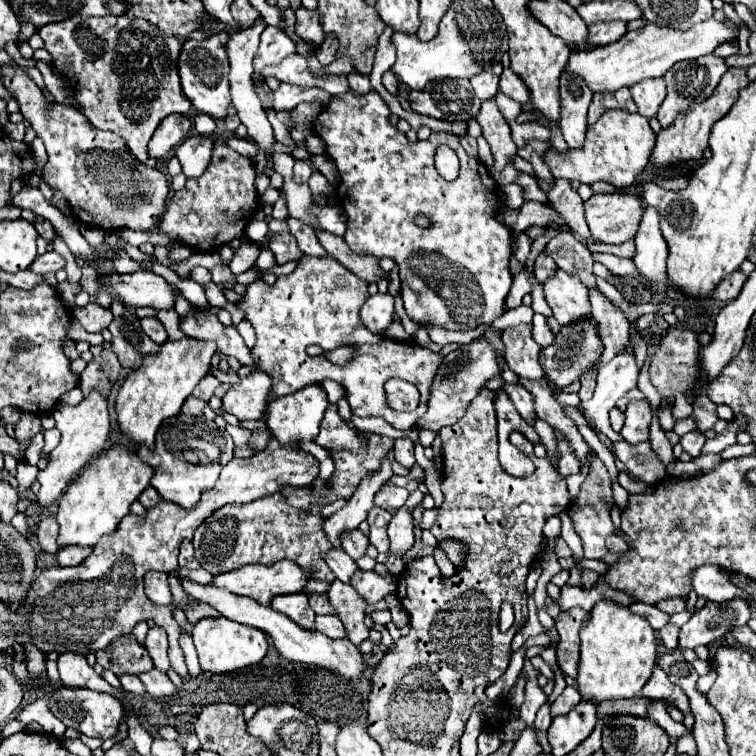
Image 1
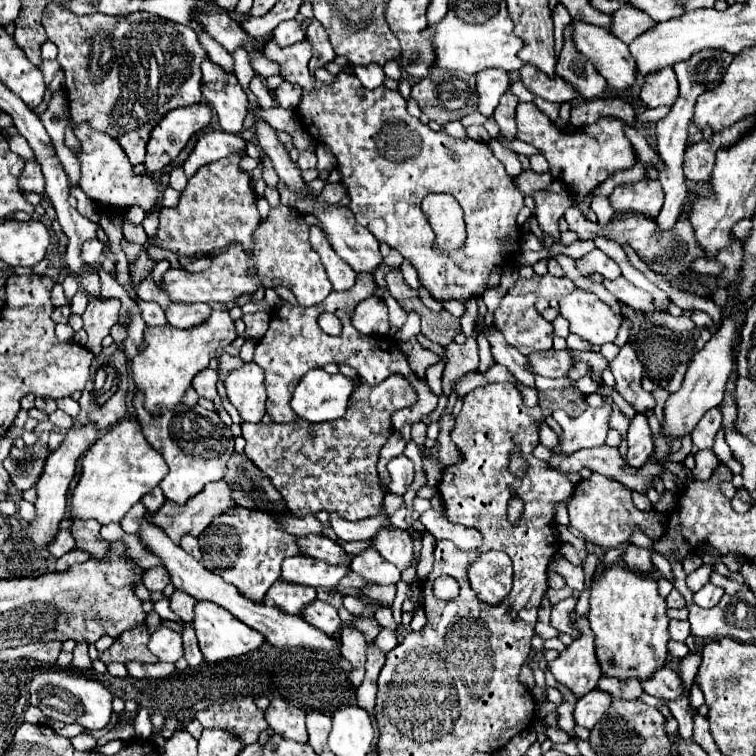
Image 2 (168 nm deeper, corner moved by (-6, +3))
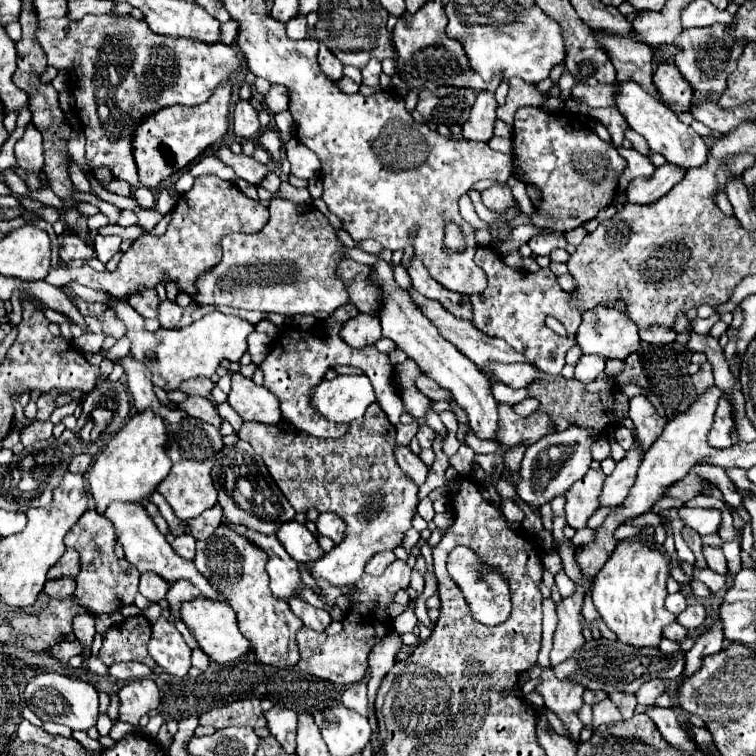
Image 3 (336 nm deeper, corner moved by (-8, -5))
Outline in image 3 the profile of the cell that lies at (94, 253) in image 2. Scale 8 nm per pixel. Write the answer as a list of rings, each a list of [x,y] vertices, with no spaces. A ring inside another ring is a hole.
[[[98,234],[94,240],[94,252],[96,252],[98,260],[106,264],[120,250],[120,244],[122,244],[120,236],[100,236]]]

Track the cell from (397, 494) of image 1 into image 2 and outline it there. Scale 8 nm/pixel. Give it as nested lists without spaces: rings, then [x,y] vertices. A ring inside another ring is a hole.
[[[404,454],[394,458],[388,464],[388,472],[390,472],[390,478],[392,478],[388,490],[392,494],[404,496],[406,490],[410,488],[410,484],[412,484],[412,478],[414,478],[414,464],[412,464],[412,460],[408,460]]]

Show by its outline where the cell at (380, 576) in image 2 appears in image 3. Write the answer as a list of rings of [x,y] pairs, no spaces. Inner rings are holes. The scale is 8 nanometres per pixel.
[[[378,552],[378,554],[368,562],[366,572],[372,574],[372,576],[380,576],[380,574],[382,574],[394,560],[396,560],[394,552]]]

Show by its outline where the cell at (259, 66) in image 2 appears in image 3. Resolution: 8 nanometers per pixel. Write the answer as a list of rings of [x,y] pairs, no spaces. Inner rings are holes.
[[[86,16],[80,22],[72,22],[68,18],[48,18],[38,24],[36,40],[48,58],[48,66],[62,68],[70,74],[70,94],[74,96],[74,110],[84,128],[88,166],[92,170],[106,166],[114,178],[126,180],[132,188],[140,186],[130,150],[132,128],[136,128],[146,114],[160,108],[174,104],[196,106],[206,102],[220,80],[228,80],[244,72],[244,62],[236,56],[236,44],[224,46],[220,42],[204,44],[182,36],[156,36],[154,32],[148,32],[148,26],[142,20],[134,20],[132,16]]]

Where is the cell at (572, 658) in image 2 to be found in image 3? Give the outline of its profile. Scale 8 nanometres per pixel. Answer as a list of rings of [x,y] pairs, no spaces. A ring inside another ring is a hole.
[[[544,670],[534,690],[544,698],[544,706],[562,720],[564,728],[568,730],[568,738],[578,742],[584,728],[584,724],[578,720],[578,710],[584,704],[584,688],[578,684],[568,684],[566,680],[556,680],[552,670]]]

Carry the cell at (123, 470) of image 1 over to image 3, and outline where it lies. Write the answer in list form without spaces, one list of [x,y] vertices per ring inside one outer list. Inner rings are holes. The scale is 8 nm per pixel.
[[[150,408],[134,414],[122,430],[108,442],[94,466],[88,470],[90,492],[96,500],[96,512],[104,514],[104,508],[112,500],[120,502],[146,502],[148,494],[156,490],[156,484],[168,476],[170,464],[166,464],[166,424]]]

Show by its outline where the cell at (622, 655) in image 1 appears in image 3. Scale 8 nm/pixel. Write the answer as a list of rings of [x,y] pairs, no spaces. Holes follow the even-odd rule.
[[[622,540],[612,552],[608,564],[598,572],[592,586],[592,600],[606,626],[616,632],[618,640],[636,648],[656,648],[662,638],[662,628],[672,624],[676,616],[666,610],[664,598],[668,580],[668,556],[654,544],[642,540]]]

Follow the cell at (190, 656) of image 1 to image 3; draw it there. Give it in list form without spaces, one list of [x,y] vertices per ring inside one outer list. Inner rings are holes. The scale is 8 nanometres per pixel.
[[[178,580],[176,584],[172,584],[170,592],[166,594],[166,600],[170,602],[170,610],[172,610],[172,616],[170,620],[174,622],[174,618],[180,614],[180,604],[186,602],[186,600],[192,600],[194,596],[198,596],[198,588],[192,586],[188,580]]]

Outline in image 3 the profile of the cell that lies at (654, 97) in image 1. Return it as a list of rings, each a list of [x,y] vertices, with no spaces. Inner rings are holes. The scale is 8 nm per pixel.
[[[660,62],[656,72],[654,72],[654,84],[660,90],[660,96],[664,98],[664,102],[676,112],[682,114],[690,108],[690,102],[694,100],[694,92],[692,86],[688,84],[688,80],[680,74],[680,70],[676,68],[674,62]]]

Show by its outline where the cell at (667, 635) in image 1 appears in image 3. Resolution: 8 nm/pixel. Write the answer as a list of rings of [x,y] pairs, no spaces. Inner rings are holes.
[[[678,622],[668,624],[668,626],[662,630],[662,634],[664,634],[666,638],[674,640],[674,642],[678,642],[678,640],[684,640],[684,638],[686,638],[686,630],[684,630],[684,628],[682,628]]]

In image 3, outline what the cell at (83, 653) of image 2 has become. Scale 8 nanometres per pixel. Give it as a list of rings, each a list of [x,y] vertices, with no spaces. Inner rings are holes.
[[[78,614],[74,620],[72,620],[72,632],[74,636],[80,640],[80,644],[84,646],[84,664],[86,664],[86,658],[90,654],[90,646],[92,646],[92,640],[94,640],[94,616],[92,614]]]

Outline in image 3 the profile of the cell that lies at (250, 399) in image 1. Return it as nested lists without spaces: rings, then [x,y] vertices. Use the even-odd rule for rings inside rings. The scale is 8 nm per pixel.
[[[242,374],[232,376],[228,402],[246,422],[254,420],[264,424],[278,424],[282,418],[276,396],[264,386],[256,386],[250,378],[244,378]]]

